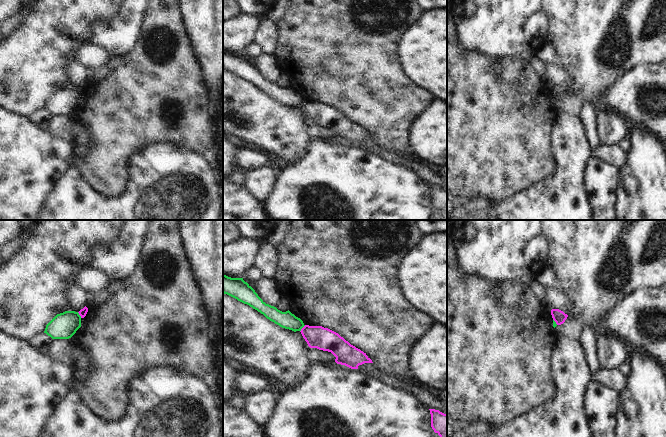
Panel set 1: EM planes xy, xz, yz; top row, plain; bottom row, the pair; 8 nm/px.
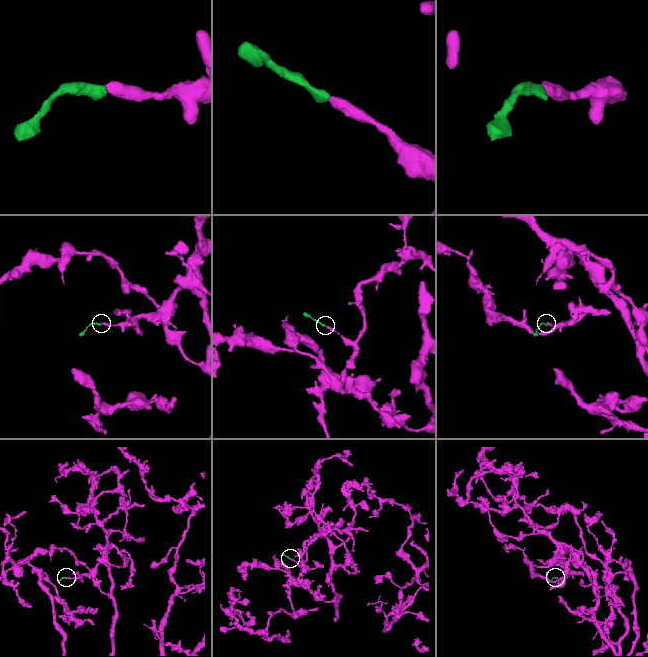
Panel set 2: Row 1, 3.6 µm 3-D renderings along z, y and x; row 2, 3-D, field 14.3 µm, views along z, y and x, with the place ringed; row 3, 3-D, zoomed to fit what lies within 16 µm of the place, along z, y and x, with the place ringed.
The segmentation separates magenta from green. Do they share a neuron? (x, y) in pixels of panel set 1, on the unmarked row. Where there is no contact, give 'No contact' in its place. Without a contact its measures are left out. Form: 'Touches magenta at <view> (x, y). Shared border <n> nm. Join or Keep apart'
Touches magenta at xz (302, 104). Shared border 70 nm. Keep apart

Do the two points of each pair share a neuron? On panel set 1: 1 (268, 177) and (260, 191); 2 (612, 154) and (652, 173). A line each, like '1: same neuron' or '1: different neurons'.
1: same neuron
2: different neurons

